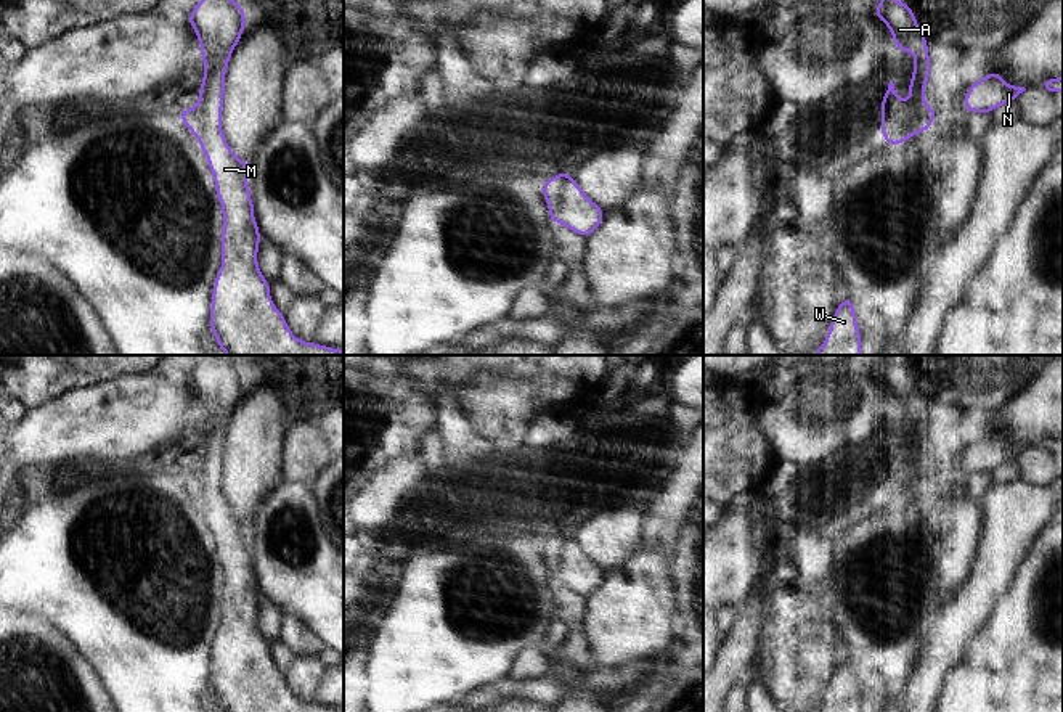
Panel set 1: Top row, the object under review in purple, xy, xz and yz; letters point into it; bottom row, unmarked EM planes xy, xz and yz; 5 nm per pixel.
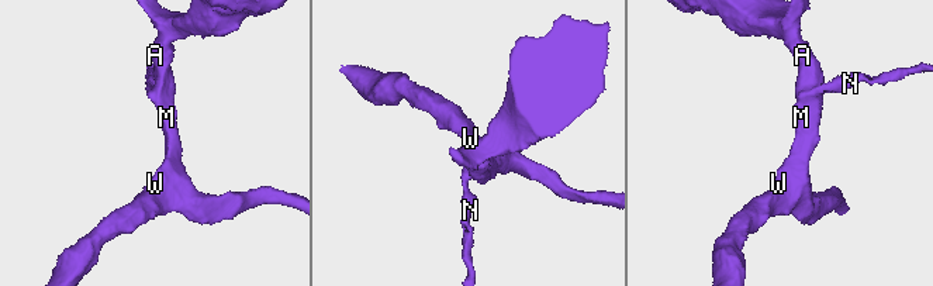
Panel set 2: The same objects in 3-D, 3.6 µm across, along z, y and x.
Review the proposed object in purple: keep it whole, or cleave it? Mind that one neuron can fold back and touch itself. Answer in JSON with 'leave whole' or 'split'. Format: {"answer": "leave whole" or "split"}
{"answer": "split"}

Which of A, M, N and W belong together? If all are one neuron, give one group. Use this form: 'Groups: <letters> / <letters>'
Groups: A M W / N

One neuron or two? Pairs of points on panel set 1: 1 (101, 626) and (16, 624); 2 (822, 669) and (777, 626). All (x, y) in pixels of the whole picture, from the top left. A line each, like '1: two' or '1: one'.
1: two
2: one

